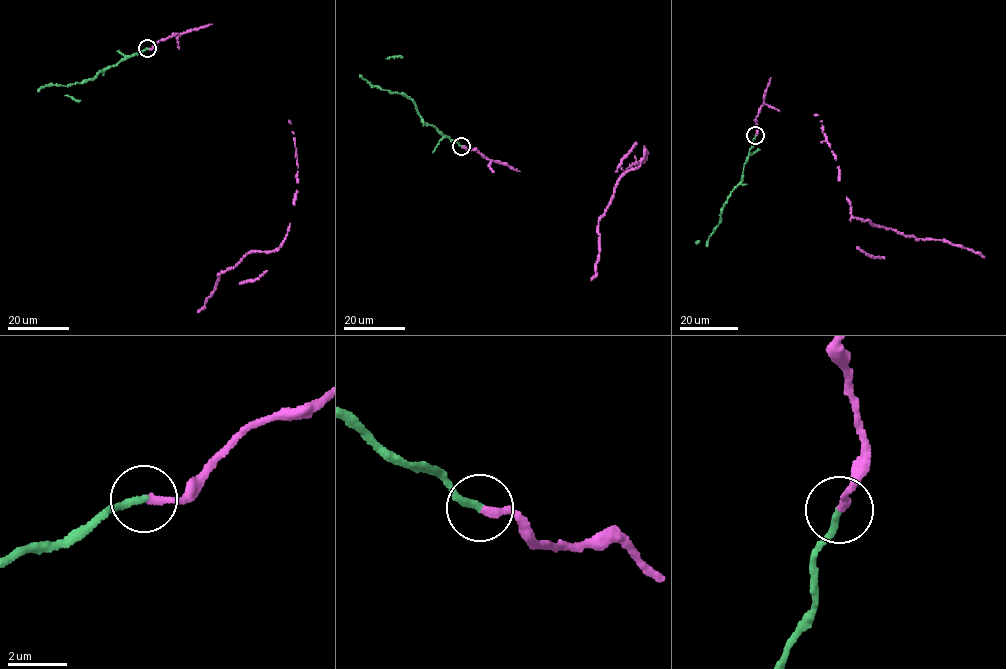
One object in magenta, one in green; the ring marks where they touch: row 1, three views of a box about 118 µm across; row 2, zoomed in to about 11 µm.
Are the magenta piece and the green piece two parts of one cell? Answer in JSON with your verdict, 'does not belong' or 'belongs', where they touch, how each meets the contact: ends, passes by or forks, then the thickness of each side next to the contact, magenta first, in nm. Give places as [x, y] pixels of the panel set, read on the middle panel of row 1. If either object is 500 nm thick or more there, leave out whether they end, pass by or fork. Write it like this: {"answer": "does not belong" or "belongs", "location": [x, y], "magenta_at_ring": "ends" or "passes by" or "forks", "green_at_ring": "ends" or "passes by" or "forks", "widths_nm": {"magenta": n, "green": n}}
{"answer": "belongs", "location": [461, 146], "magenta_at_ring": "ends", "green_at_ring": "ends", "widths_nm": {"magenta": 260, "green": 240}}

